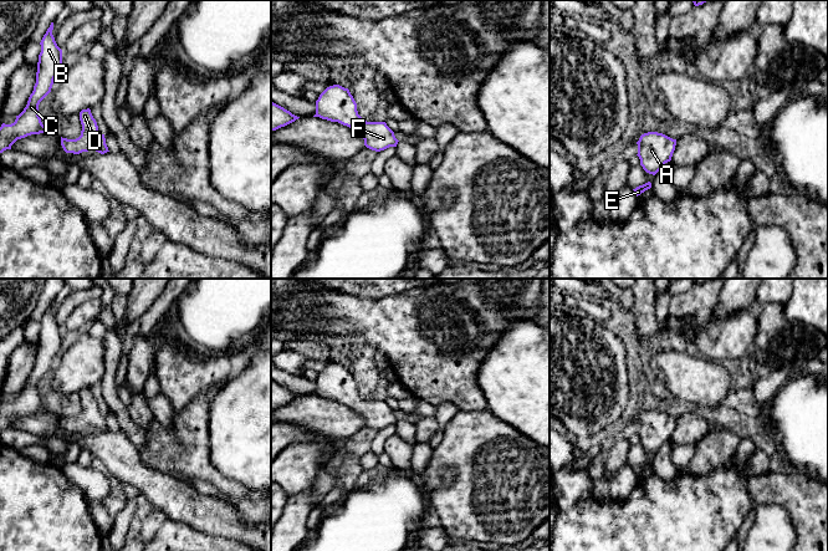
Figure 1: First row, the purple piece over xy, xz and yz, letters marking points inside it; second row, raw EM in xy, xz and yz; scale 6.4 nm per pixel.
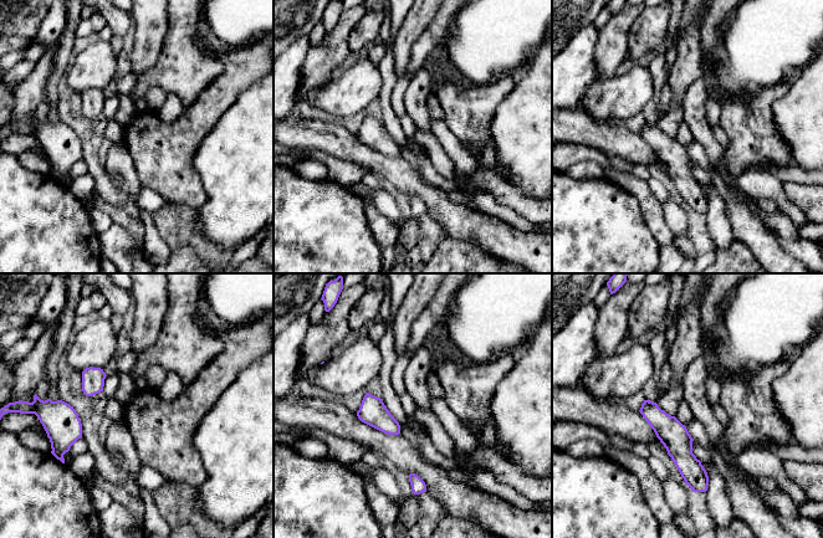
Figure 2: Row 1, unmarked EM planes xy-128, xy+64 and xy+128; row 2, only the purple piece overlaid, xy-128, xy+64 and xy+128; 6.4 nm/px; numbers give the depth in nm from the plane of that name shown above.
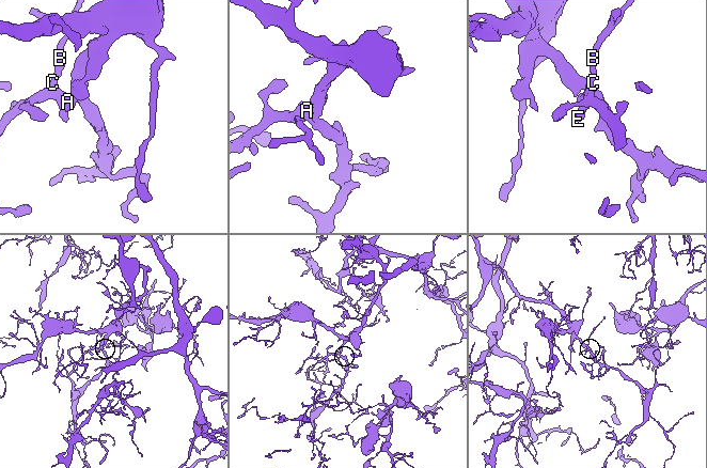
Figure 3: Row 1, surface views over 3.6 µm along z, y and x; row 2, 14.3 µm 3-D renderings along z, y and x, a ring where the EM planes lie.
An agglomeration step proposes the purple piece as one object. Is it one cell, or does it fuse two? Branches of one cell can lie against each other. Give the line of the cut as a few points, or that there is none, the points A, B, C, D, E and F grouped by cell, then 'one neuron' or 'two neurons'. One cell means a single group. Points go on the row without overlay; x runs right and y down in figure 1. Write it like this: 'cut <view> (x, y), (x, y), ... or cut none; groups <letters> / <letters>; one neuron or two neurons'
cut none; groups A B C D E F; one neuron

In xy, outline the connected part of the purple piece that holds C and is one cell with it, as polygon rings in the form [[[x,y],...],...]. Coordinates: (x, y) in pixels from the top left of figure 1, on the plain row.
[[[53,301],[40,321],[41,331],[37,341],[36,362],[26,386],[16,394],[14,402],[2,402],[0,405],[0,432],[11,428],[17,418],[50,410],[41,401],[39,383],[51,371],[53,358],[62,343],[62,328],[57,325],[52,308]]]

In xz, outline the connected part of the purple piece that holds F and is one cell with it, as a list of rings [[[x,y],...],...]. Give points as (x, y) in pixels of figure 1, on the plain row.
[[[339,363],[329,364],[320,373],[313,396],[349,405],[364,418],[367,427],[375,430],[397,425],[399,420],[385,401],[364,399],[349,368]]]

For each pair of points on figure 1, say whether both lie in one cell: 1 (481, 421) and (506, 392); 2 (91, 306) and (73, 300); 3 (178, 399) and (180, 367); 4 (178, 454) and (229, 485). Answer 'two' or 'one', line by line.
1: two
2: two
3: one
4: one

